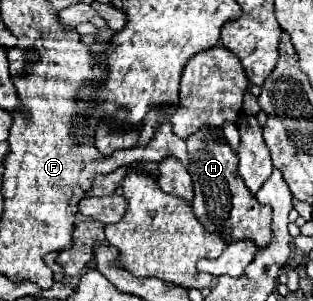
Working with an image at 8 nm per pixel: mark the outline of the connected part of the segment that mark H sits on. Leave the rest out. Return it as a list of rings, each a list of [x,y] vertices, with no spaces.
[[[207,126],[187,138],[187,150],[191,156],[189,174],[195,182],[193,212],[207,232],[219,232],[227,244],[237,240],[251,240],[261,250],[261,246],[267,246],[271,238],[271,210],[269,206],[259,206],[255,196],[245,188],[237,172],[237,154],[229,144],[217,142],[217,138],[217,130]]]

